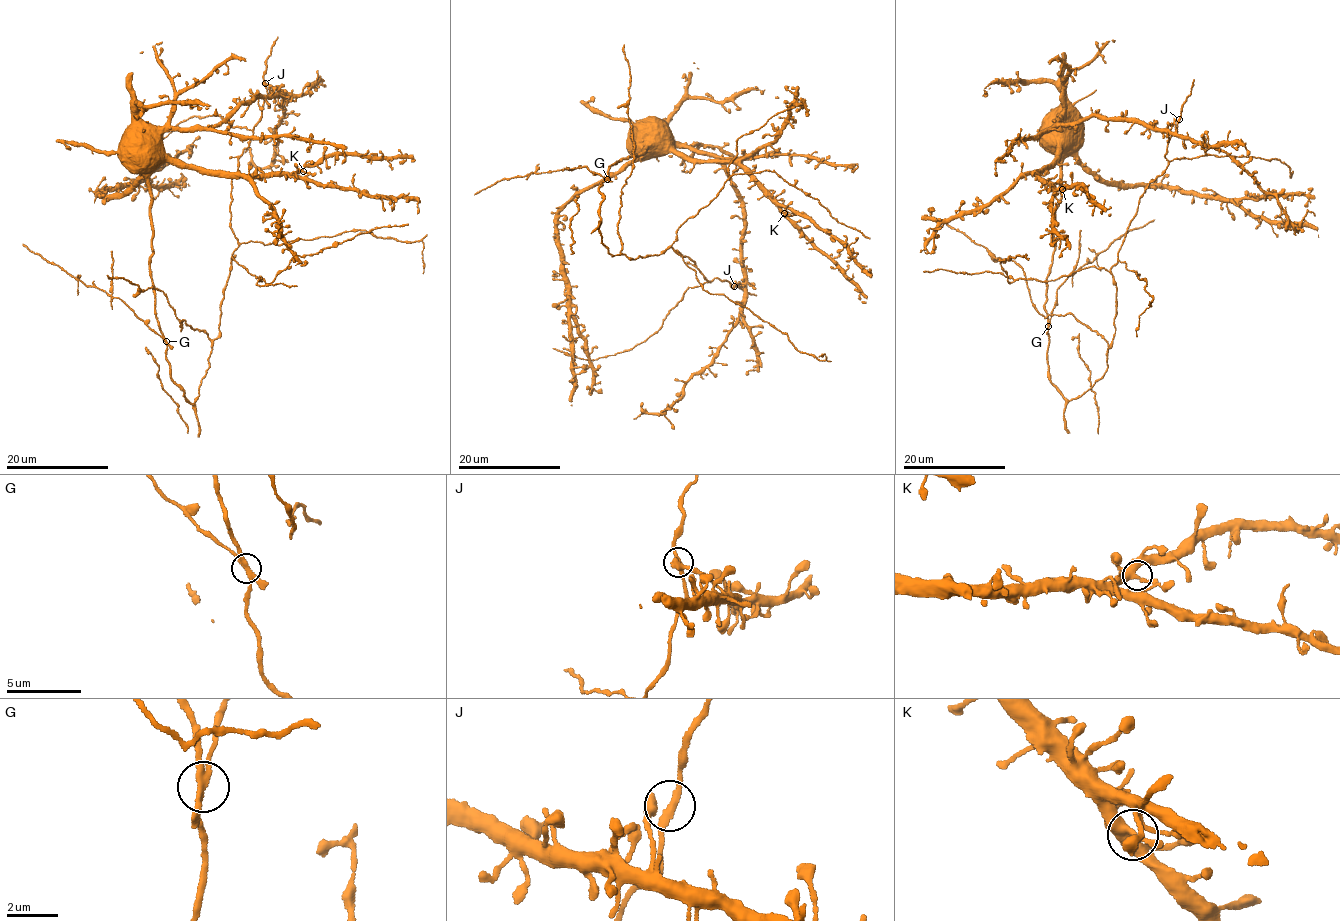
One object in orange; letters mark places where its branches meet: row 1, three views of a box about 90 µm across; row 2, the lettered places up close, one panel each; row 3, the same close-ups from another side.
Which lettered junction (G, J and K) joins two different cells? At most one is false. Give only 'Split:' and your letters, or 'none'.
Split: G

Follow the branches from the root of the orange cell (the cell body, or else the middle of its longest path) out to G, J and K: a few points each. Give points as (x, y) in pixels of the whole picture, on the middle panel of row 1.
G: (651, 124), (647, 148), (639, 154), (608, 166), (607, 179)
J: (651, 124), (657, 121), (668, 135), (679, 143), (711, 154), (742, 201), (743, 280), (734, 286)
K: (651, 124), (657, 127), (672, 149), (690, 158), (743, 165), (784, 213)

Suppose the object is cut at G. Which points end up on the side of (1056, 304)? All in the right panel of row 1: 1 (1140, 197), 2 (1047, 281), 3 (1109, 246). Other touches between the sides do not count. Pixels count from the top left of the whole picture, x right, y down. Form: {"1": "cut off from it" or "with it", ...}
{"1": "cut off from it", "2": "cut off from it", "3": "with it"}

